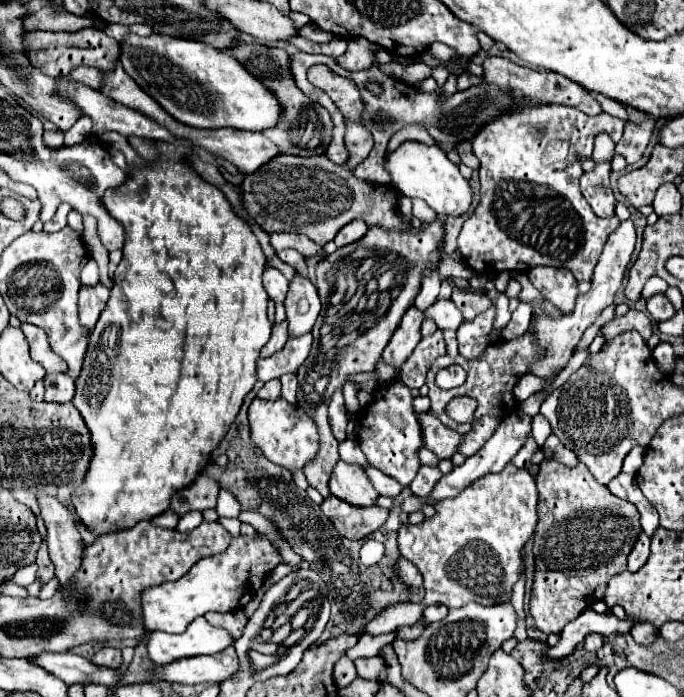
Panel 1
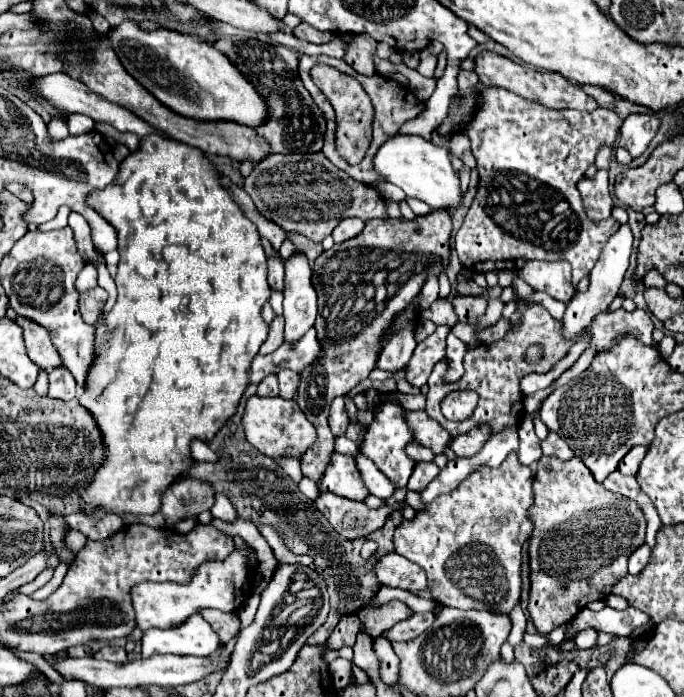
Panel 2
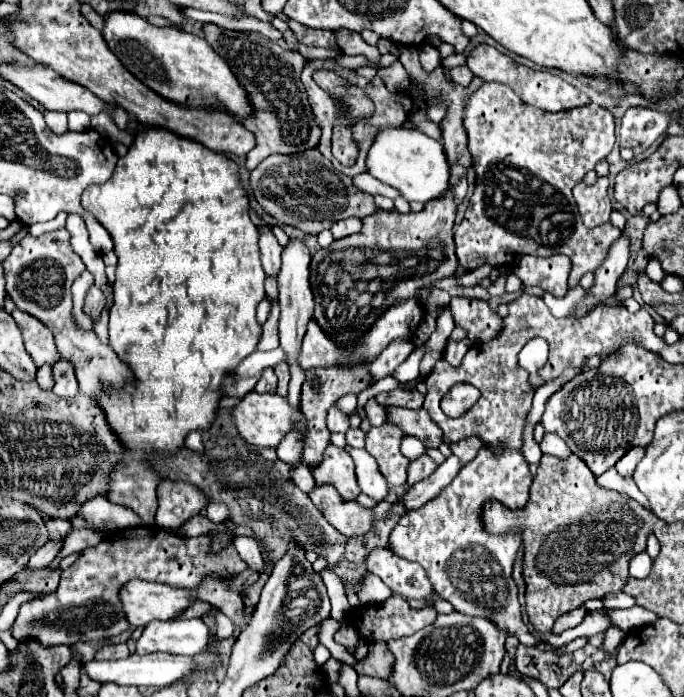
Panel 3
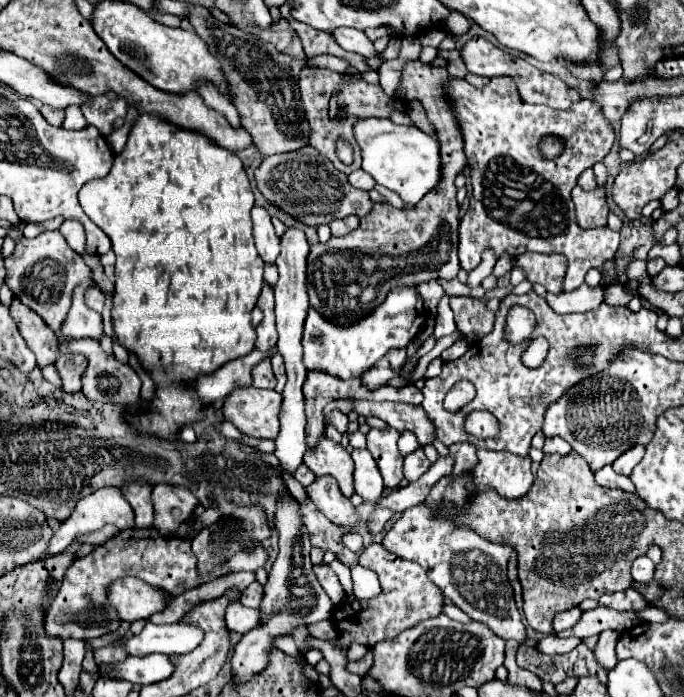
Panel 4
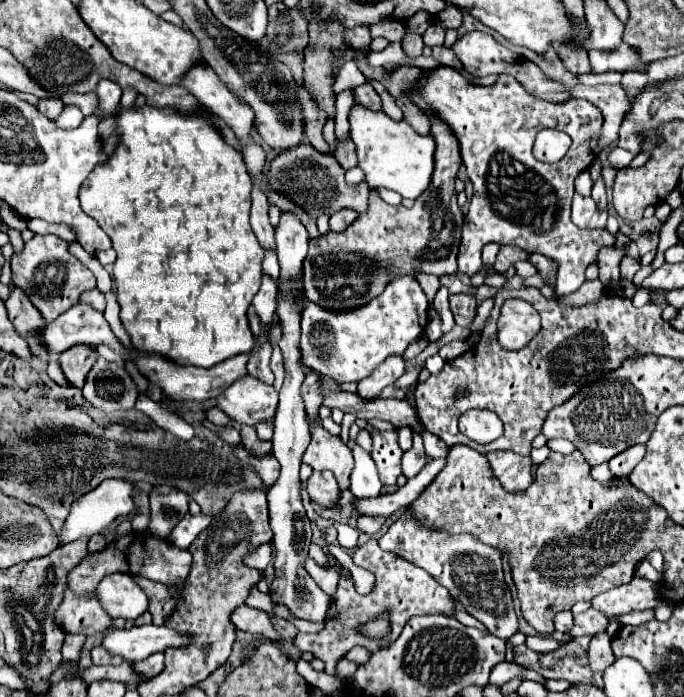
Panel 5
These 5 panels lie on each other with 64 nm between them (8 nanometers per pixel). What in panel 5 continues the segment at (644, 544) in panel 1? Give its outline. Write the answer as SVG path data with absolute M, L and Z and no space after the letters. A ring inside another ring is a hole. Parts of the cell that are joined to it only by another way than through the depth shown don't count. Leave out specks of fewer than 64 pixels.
M642 560L640 564L638 564L638 568L636 568L636 576L648 576L648 580L654 580L654 582L662 582L662 574L660 572L656 572L652 566L650 566L650 562L648 560Z

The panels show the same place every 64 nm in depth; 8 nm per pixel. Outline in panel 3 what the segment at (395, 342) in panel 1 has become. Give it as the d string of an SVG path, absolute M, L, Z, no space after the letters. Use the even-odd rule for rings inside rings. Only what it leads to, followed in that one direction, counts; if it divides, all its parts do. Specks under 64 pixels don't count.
M410 340L390 344L372 364L368 364L368 372L372 376L372 382L378 382L390 374L408 358L408 354L414 350L414 344Z

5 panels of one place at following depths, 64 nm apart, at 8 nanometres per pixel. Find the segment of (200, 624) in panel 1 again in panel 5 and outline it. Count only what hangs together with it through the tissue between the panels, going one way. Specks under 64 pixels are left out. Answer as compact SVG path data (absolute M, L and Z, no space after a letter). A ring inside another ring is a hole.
M154 624L130 626L130 628L110 628L102 640L102 648L114 656L122 656L130 662L146 660L146 656L166 650L170 646L186 646L188 638L176 634L170 628L160 628Z

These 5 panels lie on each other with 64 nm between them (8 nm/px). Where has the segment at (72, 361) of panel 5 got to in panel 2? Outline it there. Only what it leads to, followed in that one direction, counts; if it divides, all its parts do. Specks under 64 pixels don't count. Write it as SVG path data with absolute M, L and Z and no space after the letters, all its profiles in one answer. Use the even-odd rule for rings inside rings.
M66 366L52 368L48 372L48 378L50 378L50 390L48 390L50 398L58 398L58 400L72 400L72 398L76 398L76 380L68 372Z

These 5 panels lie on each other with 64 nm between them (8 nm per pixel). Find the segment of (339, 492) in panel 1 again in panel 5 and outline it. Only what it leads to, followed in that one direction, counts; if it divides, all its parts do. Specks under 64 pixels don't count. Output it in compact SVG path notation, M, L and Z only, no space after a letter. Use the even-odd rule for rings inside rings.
M308 420L312 442L306 448L302 462L310 464L314 470L332 470L340 490L348 488L348 476L352 472L352 450L342 442L340 436L332 436L320 424Z

